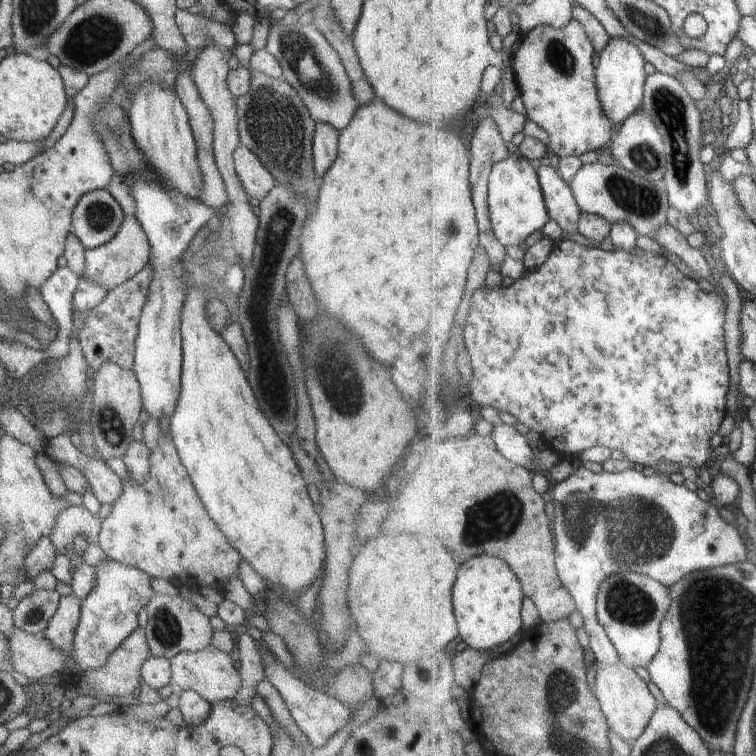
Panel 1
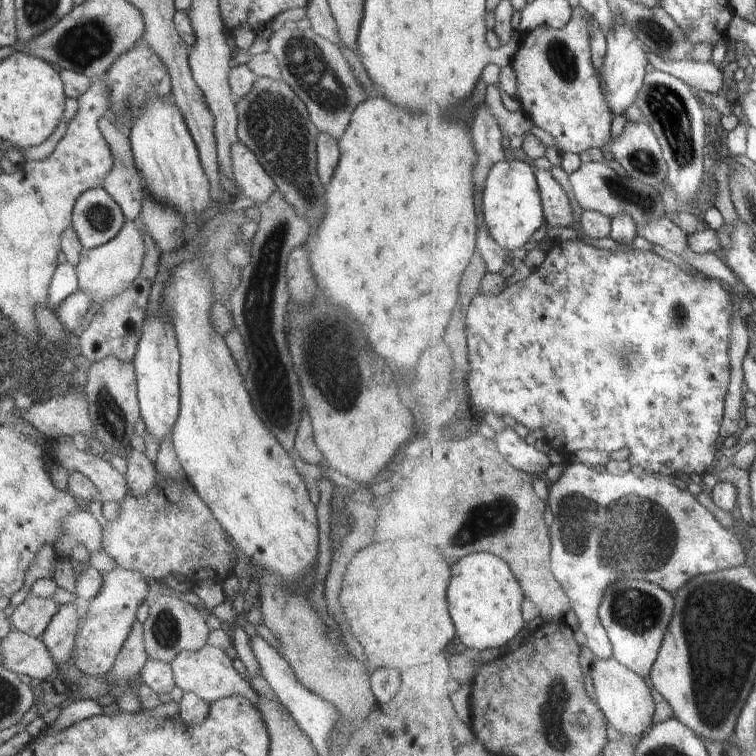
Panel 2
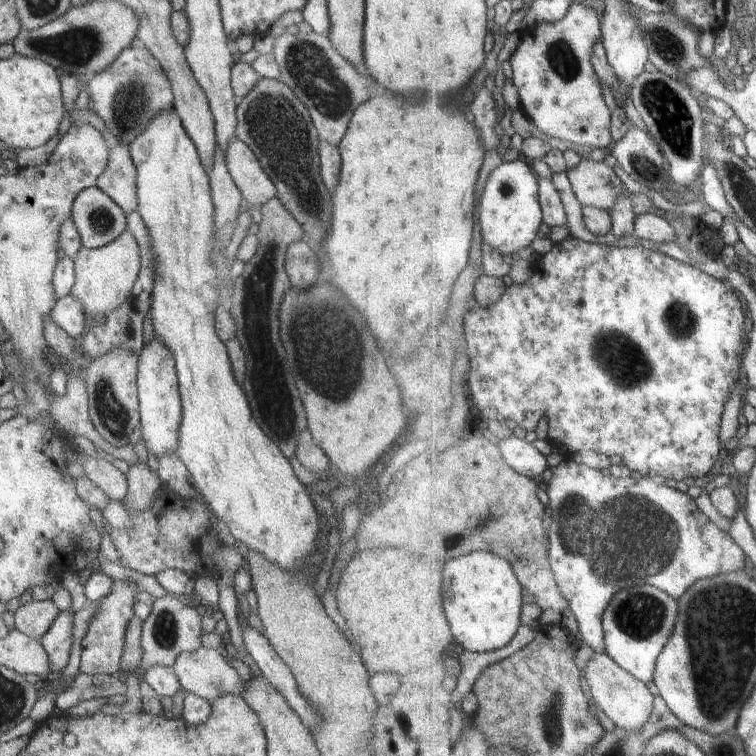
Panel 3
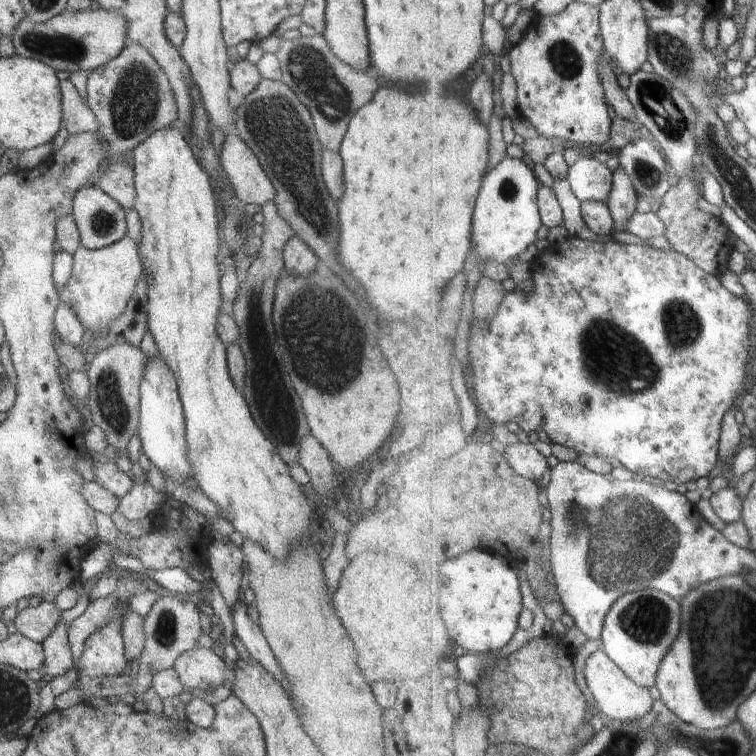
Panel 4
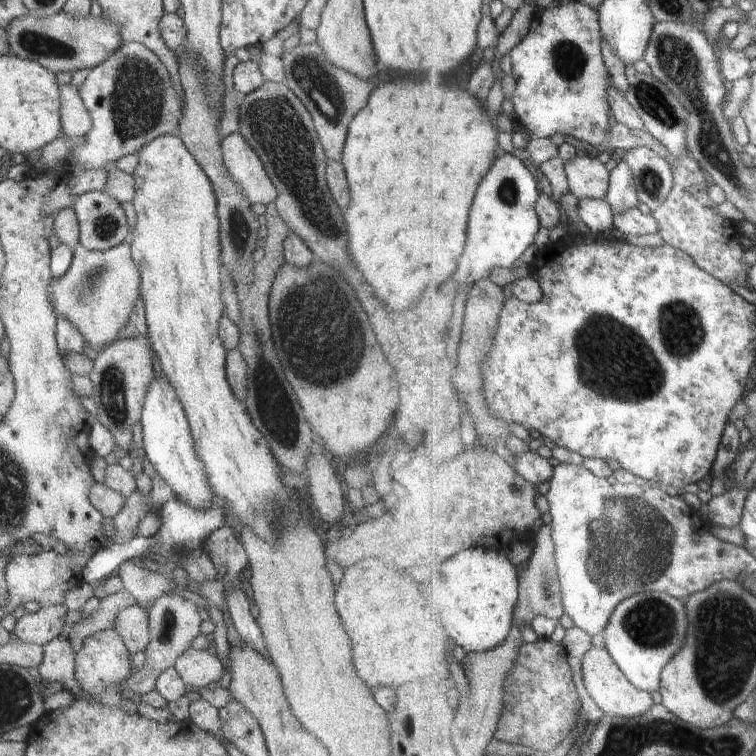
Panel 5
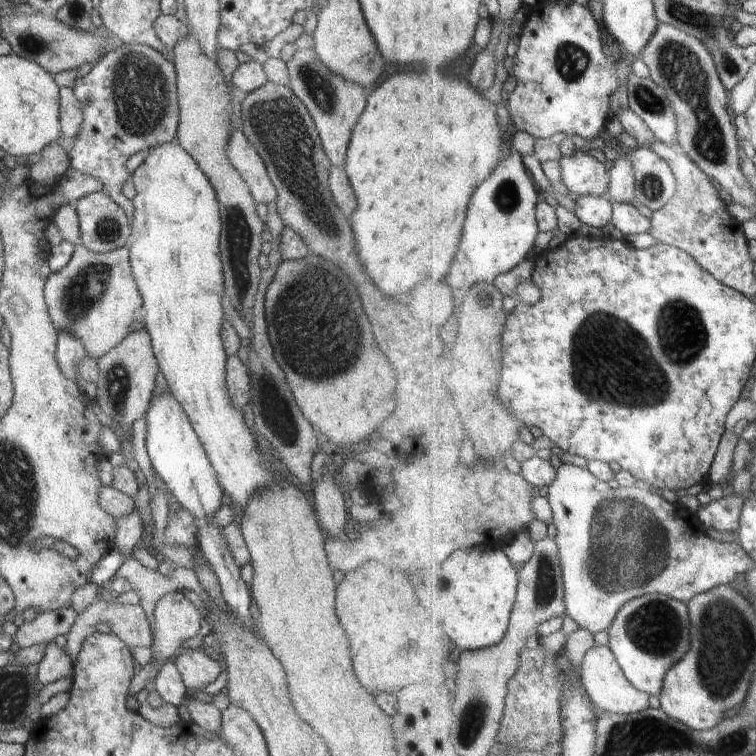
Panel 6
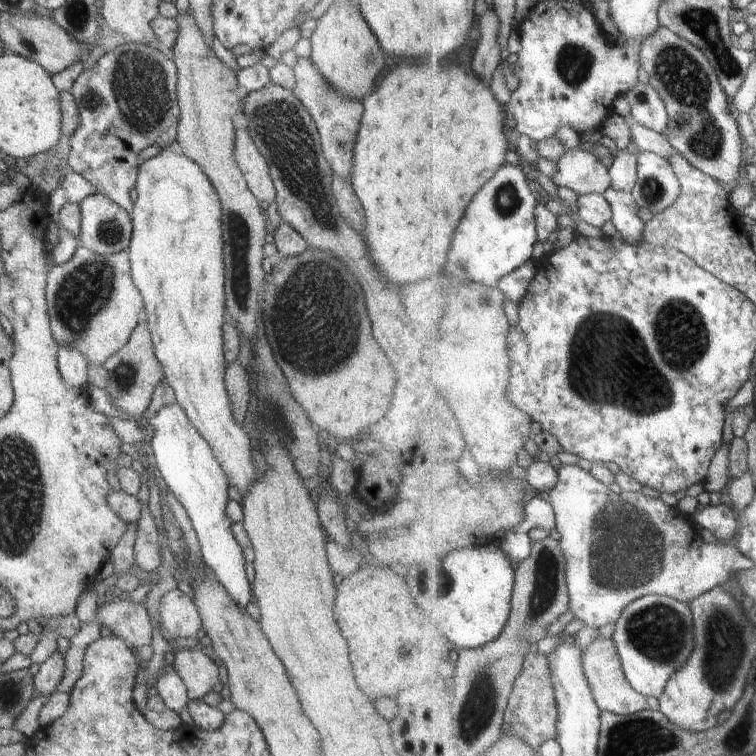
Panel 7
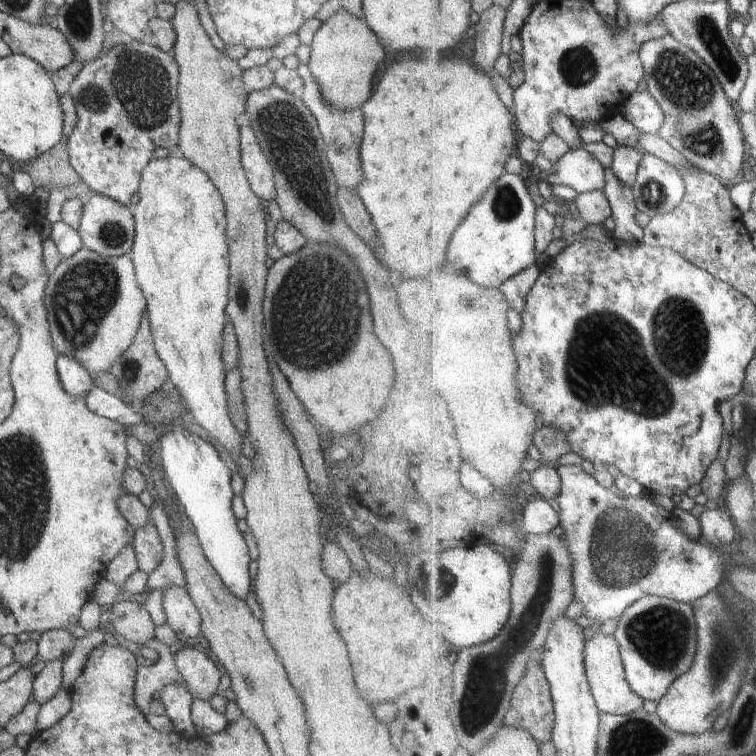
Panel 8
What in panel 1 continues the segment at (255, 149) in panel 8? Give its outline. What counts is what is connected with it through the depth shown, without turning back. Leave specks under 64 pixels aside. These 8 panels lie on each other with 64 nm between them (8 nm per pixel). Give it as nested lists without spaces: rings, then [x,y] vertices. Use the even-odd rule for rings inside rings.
[[[241,145],[234,151],[233,159],[236,174],[249,198],[257,198],[260,201],[266,198],[277,182],[256,154]]]

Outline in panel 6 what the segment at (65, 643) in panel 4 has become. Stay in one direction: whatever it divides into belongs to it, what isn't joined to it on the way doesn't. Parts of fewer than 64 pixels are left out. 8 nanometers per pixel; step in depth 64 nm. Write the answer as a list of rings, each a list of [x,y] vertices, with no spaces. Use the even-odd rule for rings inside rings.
[[[54,642],[48,643],[46,646],[46,654],[38,663],[37,678],[38,686],[48,686],[52,682],[56,682],[61,678],[70,676],[73,672],[72,660],[66,654],[66,649],[58,646]]]

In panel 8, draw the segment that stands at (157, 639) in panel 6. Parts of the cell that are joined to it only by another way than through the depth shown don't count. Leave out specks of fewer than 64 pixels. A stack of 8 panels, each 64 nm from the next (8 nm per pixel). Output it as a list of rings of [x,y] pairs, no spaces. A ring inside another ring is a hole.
[[[170,585],[162,590],[161,601],[166,623],[177,635],[190,638],[201,636],[200,614],[187,590]]]

